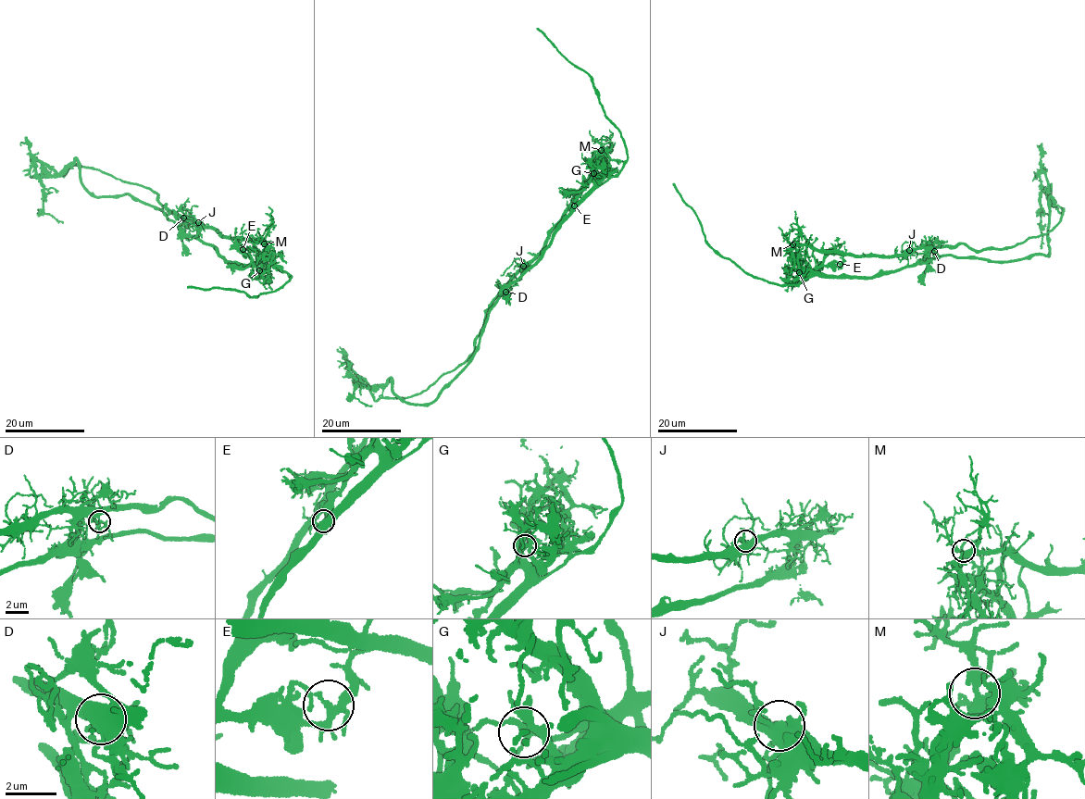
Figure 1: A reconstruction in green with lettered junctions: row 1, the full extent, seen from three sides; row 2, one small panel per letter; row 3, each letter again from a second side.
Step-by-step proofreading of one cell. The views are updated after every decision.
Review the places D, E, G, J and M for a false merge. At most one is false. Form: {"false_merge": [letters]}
{"false_merge": ["E"]}

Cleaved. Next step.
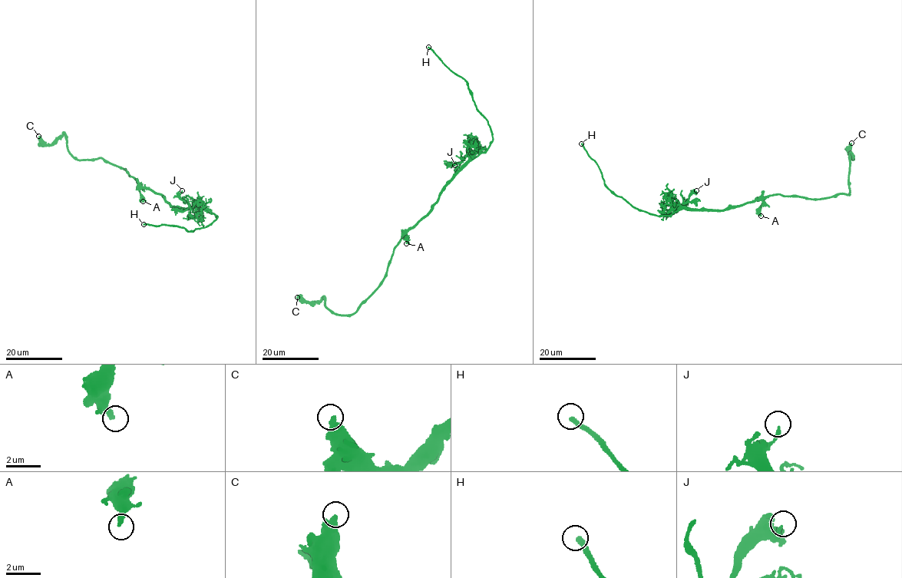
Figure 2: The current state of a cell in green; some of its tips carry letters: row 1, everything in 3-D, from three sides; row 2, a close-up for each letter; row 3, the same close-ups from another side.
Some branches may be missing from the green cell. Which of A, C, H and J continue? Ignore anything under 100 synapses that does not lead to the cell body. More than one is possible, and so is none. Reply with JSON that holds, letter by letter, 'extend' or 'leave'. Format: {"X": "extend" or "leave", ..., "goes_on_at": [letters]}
{"A": "leave", "C": "leave", "H": "extend", "J": "leave", "goes_on_at": ["H"]}

